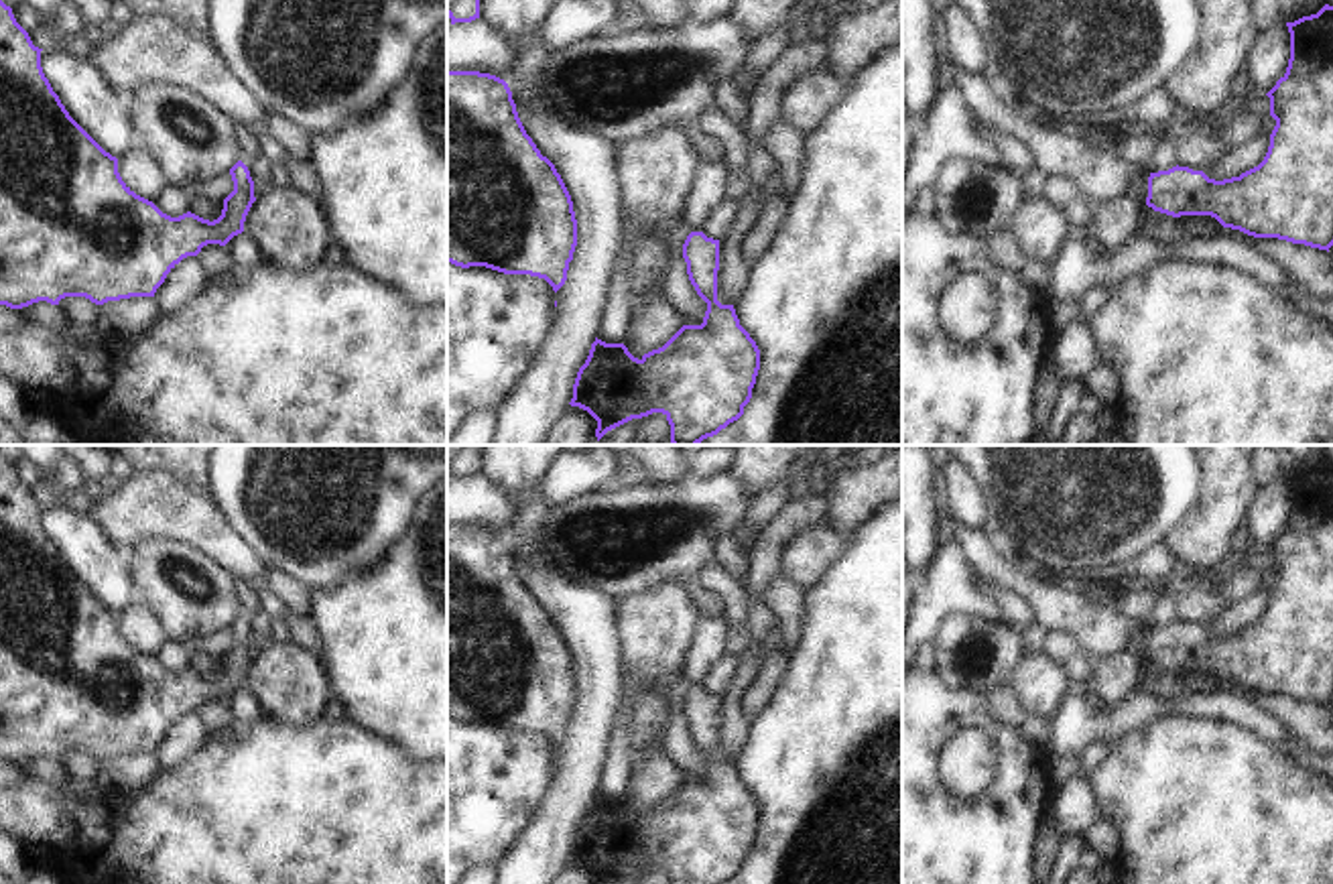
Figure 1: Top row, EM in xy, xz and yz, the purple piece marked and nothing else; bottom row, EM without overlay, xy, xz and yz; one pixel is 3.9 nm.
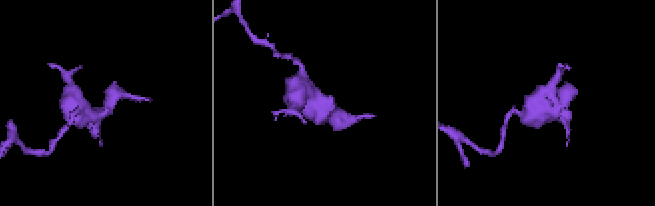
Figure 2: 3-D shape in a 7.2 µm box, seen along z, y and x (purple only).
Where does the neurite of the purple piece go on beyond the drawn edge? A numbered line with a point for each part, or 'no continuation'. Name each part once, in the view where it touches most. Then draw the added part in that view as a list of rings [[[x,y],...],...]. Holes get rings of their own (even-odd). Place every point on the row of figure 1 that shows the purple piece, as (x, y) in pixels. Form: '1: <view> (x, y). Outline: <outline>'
no continuation

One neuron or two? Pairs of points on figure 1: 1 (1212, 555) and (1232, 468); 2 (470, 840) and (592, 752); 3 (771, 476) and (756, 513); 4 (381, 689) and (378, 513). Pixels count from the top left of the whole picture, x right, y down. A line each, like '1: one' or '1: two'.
1: one
2: two
3: one
4: two

